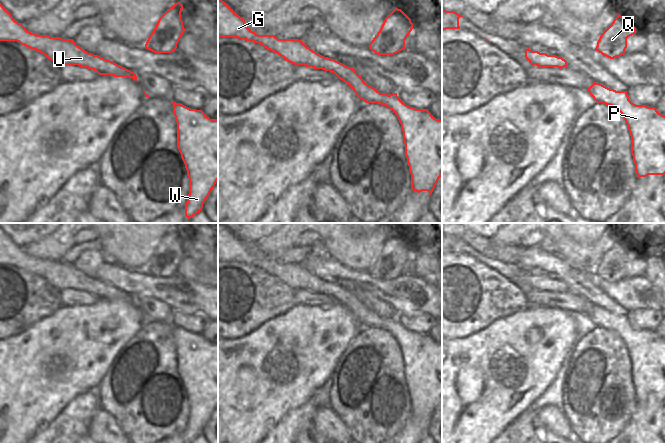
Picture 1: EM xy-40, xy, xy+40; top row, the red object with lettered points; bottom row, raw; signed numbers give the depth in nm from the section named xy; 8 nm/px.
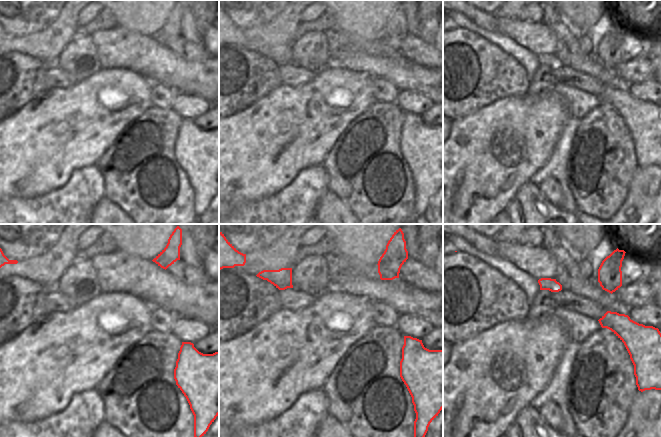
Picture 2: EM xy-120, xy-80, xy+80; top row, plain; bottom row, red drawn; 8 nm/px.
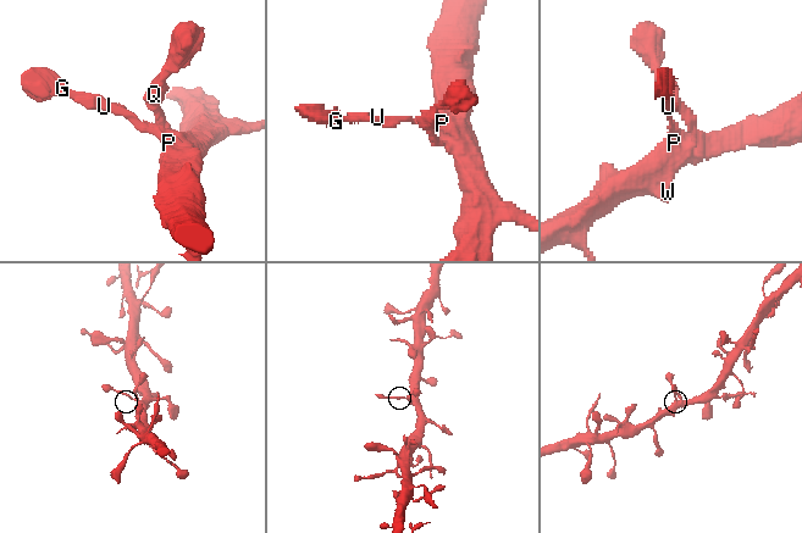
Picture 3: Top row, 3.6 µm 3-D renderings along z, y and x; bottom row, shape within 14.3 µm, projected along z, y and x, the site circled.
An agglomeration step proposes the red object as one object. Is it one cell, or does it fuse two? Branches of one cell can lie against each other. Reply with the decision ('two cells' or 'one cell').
one cell

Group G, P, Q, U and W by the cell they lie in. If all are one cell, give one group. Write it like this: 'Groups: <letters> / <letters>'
Groups: G P Q U W

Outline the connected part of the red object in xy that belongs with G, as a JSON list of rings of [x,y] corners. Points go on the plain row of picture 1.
[[[218,223],[218,262],[220,261],[236,261],[252,265],[280,279],[294,289],[304,289],[314,293],[330,295],[344,305],[359,323],[366,327],[378,327],[388,331],[397,340],[401,348],[405,380],[411,398],[411,413],[418,417],[428,415],[431,420],[439,402],[442,400],[442,344],[436,343],[427,333],[416,333],[406,329],[397,320],[397,317],[390,319],[380,317],[377,313],[368,309],[353,292],[316,277],[301,264],[278,263],[274,259],[256,258],[247,251],[243,241],[240,241],[227,227]]]

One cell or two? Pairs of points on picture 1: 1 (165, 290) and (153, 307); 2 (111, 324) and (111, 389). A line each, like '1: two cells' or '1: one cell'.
1: two cells
2: two cells

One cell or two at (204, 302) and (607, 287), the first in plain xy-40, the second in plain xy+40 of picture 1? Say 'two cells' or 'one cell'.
one cell

